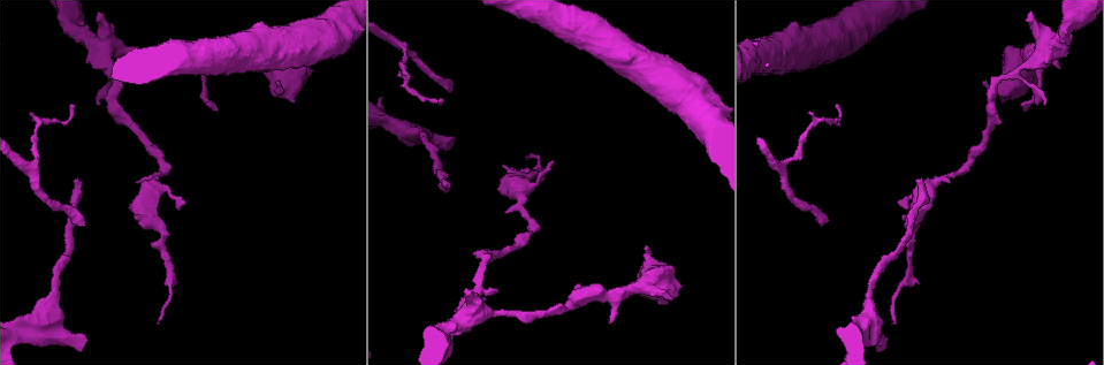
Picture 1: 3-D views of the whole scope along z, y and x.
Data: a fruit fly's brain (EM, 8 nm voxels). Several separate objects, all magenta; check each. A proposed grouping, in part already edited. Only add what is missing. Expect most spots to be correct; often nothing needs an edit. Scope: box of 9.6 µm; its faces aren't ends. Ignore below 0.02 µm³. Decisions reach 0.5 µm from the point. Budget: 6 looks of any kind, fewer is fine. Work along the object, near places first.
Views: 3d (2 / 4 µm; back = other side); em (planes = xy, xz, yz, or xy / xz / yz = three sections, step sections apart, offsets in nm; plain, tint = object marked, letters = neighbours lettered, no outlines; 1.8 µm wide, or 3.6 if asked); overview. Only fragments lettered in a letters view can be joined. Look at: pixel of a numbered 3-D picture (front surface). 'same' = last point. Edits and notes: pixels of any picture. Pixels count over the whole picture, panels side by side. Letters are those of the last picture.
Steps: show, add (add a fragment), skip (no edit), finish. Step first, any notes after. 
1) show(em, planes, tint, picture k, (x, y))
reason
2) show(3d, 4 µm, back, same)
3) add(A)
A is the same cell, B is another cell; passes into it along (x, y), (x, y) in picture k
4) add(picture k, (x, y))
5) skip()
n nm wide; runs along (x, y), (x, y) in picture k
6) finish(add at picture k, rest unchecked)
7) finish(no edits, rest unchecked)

show(3d, 2 µm, picture 1, (214, 111))
thin end

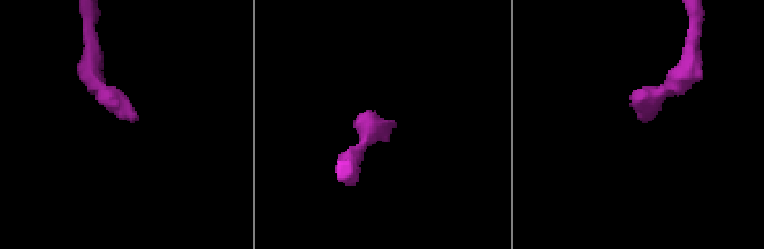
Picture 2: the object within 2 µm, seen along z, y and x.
show(em, planes, letters, picture 2, (135, 117))
need the tissue

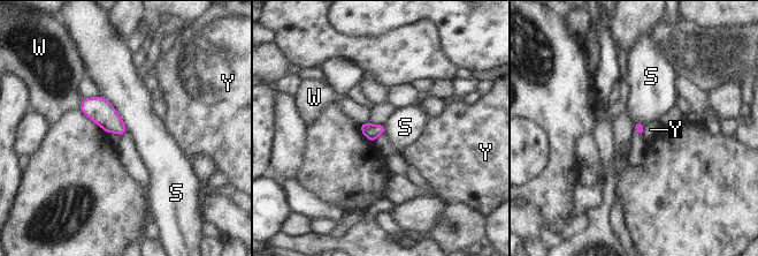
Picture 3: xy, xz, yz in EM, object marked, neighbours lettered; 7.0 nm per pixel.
skip()
S touches over 320 nm; S, W and Y are other cells; border along (383, 132), (374, 141) in picture 3; no lettered fragment goes on from it

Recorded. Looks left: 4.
show(em, planes, letters, picture 1, (77, 177))

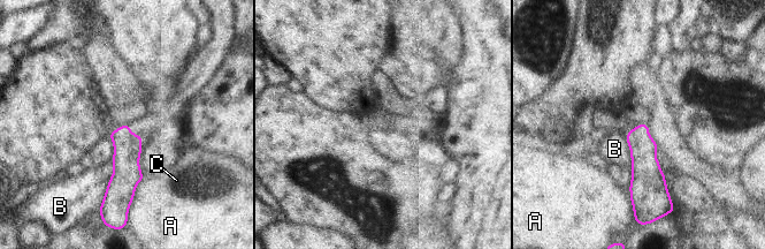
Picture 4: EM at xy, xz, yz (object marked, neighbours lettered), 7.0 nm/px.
skip()
170 nm wide; A, B and C are other cells; border along (112, 160), (113, 174), (102, 198) in picture 4; no lettered fragment goes on from it

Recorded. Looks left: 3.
show(em, xz, step 8, letters, picture 1, (451, 82))

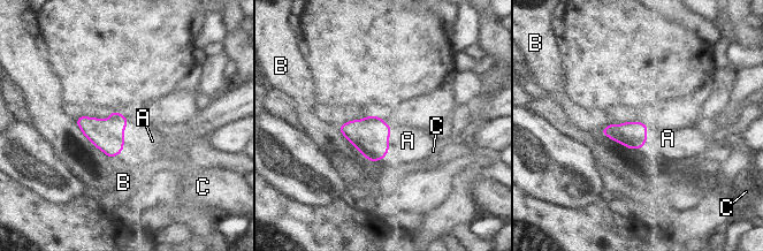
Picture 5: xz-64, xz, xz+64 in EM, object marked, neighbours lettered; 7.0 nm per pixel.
add(A)
A is the same cell, B and C are other cells; passes into it along (369, 136), (388, 137), (407, 141) in picture 5; it goes on there

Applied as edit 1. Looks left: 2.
finish(add at picture 5, rest unchecked)

